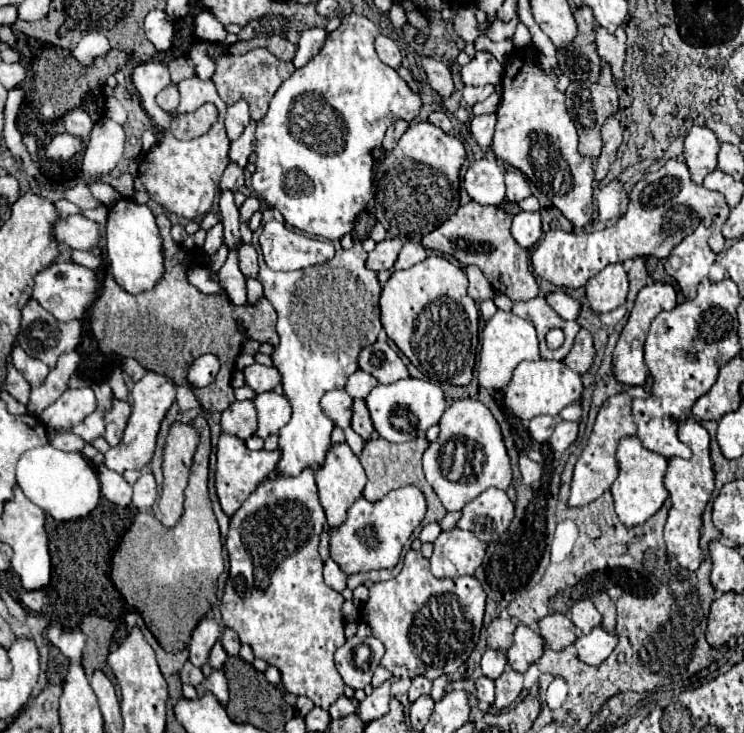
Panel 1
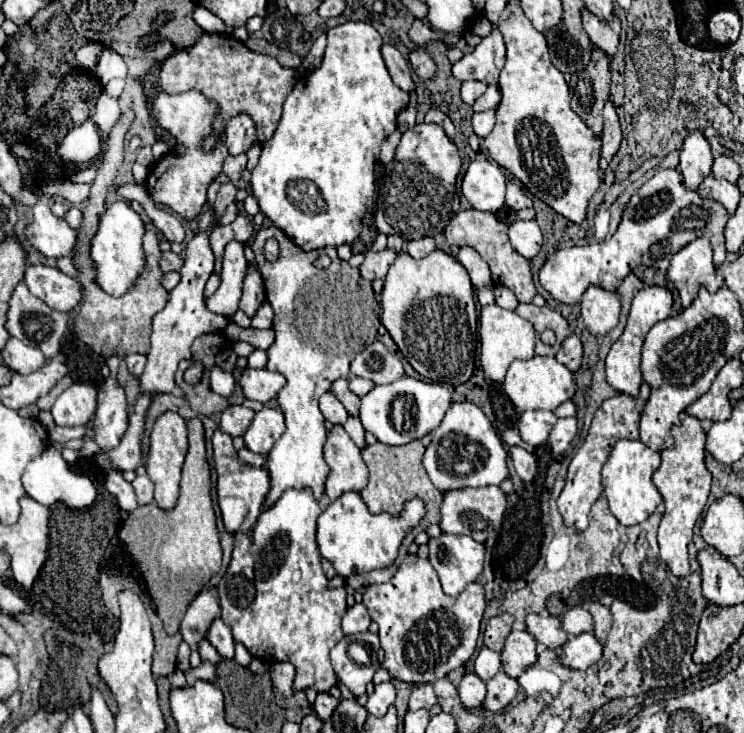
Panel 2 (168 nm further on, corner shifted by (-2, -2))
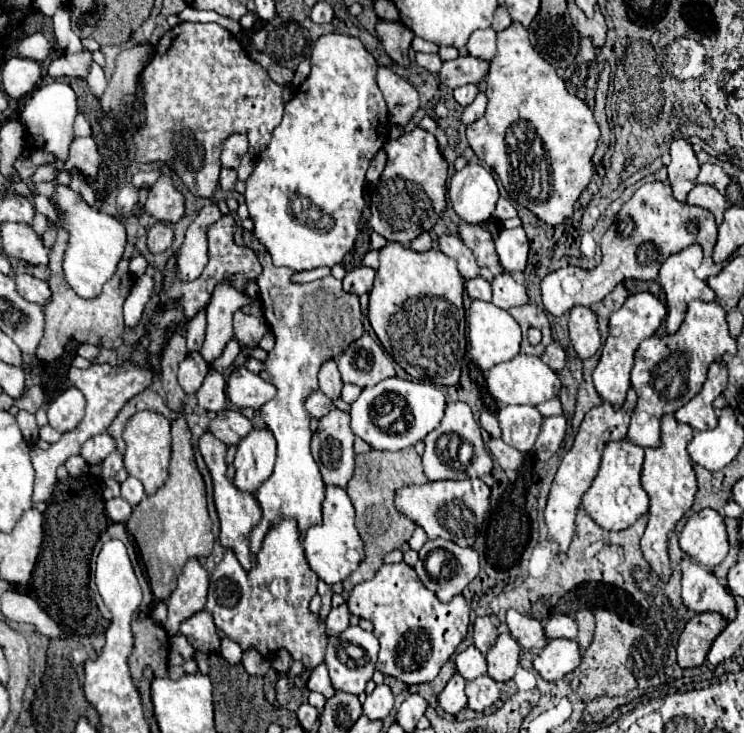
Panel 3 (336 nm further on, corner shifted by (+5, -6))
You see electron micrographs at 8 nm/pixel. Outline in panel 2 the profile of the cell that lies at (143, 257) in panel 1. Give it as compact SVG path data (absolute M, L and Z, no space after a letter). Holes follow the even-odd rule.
M126 201L112 203L100 217L100 229L92 239L92 259L96 263L98 283L106 293L116 297L128 293L132 285L138 281L138 277L144 273L146 269L146 255L142 249L144 233L146 227L142 217Z

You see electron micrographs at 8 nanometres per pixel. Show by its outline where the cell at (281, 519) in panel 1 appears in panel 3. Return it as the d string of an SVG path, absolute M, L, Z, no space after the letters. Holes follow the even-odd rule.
M283 519L265 535L263 547L249 573L243 571L233 551L225 551L211 575L205 611L213 615L217 629L239 643L243 651L255 647L265 659L273 659L279 649L287 649L293 659L315 669L323 661L327 647L325 623L319 615L309 611L309 601L317 593L317 581L319 577L305 559L297 523Z

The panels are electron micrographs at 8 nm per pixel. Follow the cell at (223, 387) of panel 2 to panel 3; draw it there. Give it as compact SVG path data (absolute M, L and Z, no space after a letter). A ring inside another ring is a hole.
M189 353L181 363L179 363L179 385L183 387L185 393L197 393L197 389L201 387L205 375L209 371L209 365L205 363L205 359L201 359L199 353Z

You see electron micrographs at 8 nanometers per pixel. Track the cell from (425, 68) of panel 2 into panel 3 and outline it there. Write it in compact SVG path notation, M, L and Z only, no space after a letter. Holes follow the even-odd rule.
M379 21L375 25L377 37L385 49L385 53L399 65L407 67L409 65L409 57L407 51L411 47L411 39L413 39L413 31L409 31L405 25L401 23L389 23L389 21Z

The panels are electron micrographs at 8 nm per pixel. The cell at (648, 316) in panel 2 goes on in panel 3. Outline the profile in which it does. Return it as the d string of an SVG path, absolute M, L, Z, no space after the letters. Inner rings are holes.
M651 293L631 295L631 297L627 297L627 301L615 313L611 313L609 335L607 335L605 345L603 345L597 369L593 371L593 383L595 383L595 389L597 389L599 397L603 401L609 401L615 409L621 409L621 405L625 401L625 393L631 387L629 373L631 373L633 355L635 355L639 343L643 339L651 337L659 329L659 325L665 317L667 317L665 305L657 297L653 297Z

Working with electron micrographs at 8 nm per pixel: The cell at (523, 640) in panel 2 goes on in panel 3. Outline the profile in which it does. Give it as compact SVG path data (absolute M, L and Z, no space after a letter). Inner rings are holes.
M503 631L487 653L487 675L499 683L513 679L519 665L519 643Z

